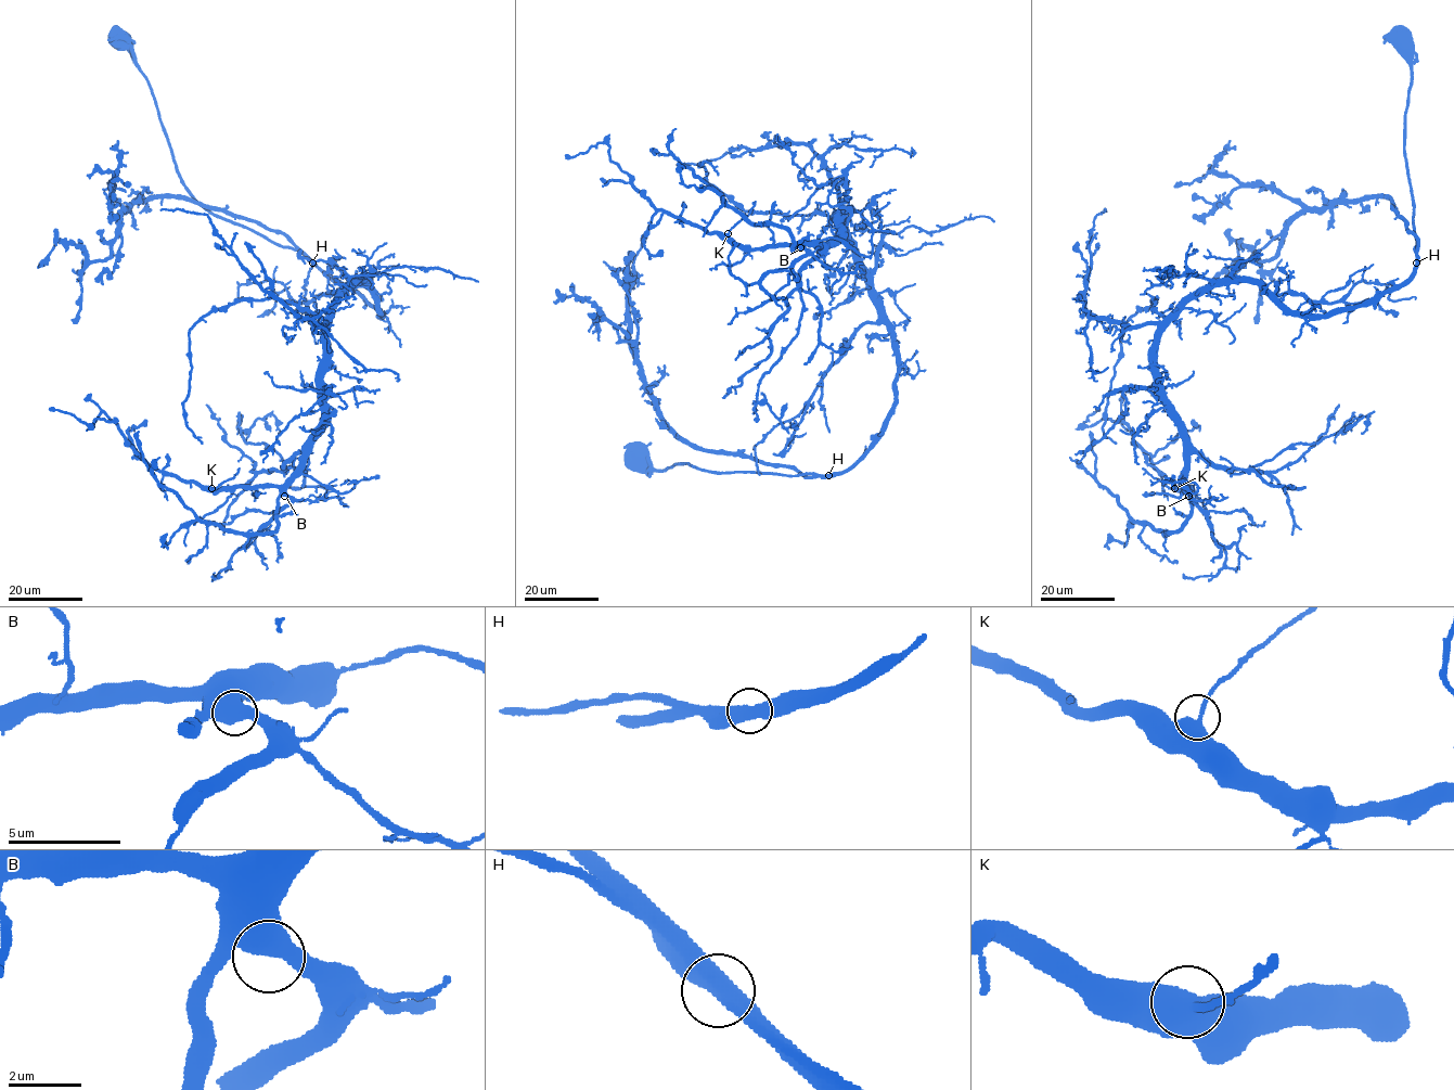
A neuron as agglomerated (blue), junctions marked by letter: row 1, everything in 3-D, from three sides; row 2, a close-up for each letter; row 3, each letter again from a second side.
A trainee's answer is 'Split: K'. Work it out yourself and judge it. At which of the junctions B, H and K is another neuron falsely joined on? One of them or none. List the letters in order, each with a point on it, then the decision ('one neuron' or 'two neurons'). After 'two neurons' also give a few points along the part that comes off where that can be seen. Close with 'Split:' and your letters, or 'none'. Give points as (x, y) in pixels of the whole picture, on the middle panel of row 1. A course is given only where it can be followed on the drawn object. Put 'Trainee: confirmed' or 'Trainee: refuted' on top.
Trainee: refuted
B: (800, 247) | one neuron
H: (828, 475) | one neuron
K: (728, 233) | one neuron
Split: none

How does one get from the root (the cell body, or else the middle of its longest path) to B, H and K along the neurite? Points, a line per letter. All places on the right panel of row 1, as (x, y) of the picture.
B: (1399, 35), (1416, 267), (1324, 315), (1248, 281), (1184, 305), (1156, 375), (1188, 496)
H: (1399, 35), (1411, 49), (1412, 81), (1405, 113), (1404, 154), (1413, 201), (1416, 263)
K: (1399, 35), (1416, 267), (1324, 315), (1248, 281), (1196, 293), (1156, 353), (1184, 439), (1189, 487), (1174, 488)

